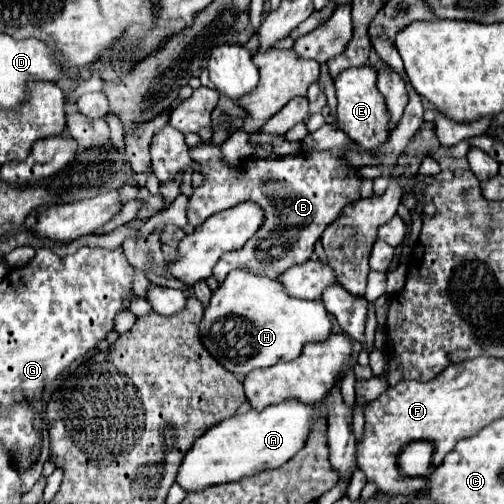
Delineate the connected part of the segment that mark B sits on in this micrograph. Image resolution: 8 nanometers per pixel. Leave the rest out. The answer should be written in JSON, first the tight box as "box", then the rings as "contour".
{"box":[188,145,360,283],"contour":[[[200,145],[192,149],[192,159],[198,161],[202,165],[202,173],[206,177],[204,185],[194,189],[194,195],[190,197],[190,205],[188,205],[188,221],[194,227],[201,225],[208,217],[216,214],[224,209],[234,207],[234,203],[242,203],[242,201],[254,201],[260,203],[265,212],[264,227],[260,227],[260,231],[238,251],[230,251],[222,255],[222,261],[216,263],[214,267],[214,277],[218,283],[222,283],[226,279],[226,275],[232,269],[250,269],[252,273],[260,275],[260,277],[268,277],[268,279],[278,279],[288,267],[304,263],[310,259],[312,251],[314,251],[314,243],[316,239],[322,235],[322,231],[338,219],[340,211],[344,209],[344,205],[356,201],[360,195],[360,177],[356,173],[354,167],[346,165],[340,155],[346,149],[330,149],[330,151],[300,151],[296,155],[288,155],[282,159],[248,159],[242,165],[242,175],[236,175],[232,167],[228,167],[222,157],[218,147],[214,145]]]}

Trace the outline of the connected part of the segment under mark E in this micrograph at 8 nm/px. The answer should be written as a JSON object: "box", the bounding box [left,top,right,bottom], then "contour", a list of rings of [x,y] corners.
{"box":[334,65,388,149],"contour":[[[370,65],[350,67],[334,77],[336,97],[338,97],[338,127],[362,149],[380,147],[388,139],[388,113],[380,91],[376,89],[376,71]]]}

